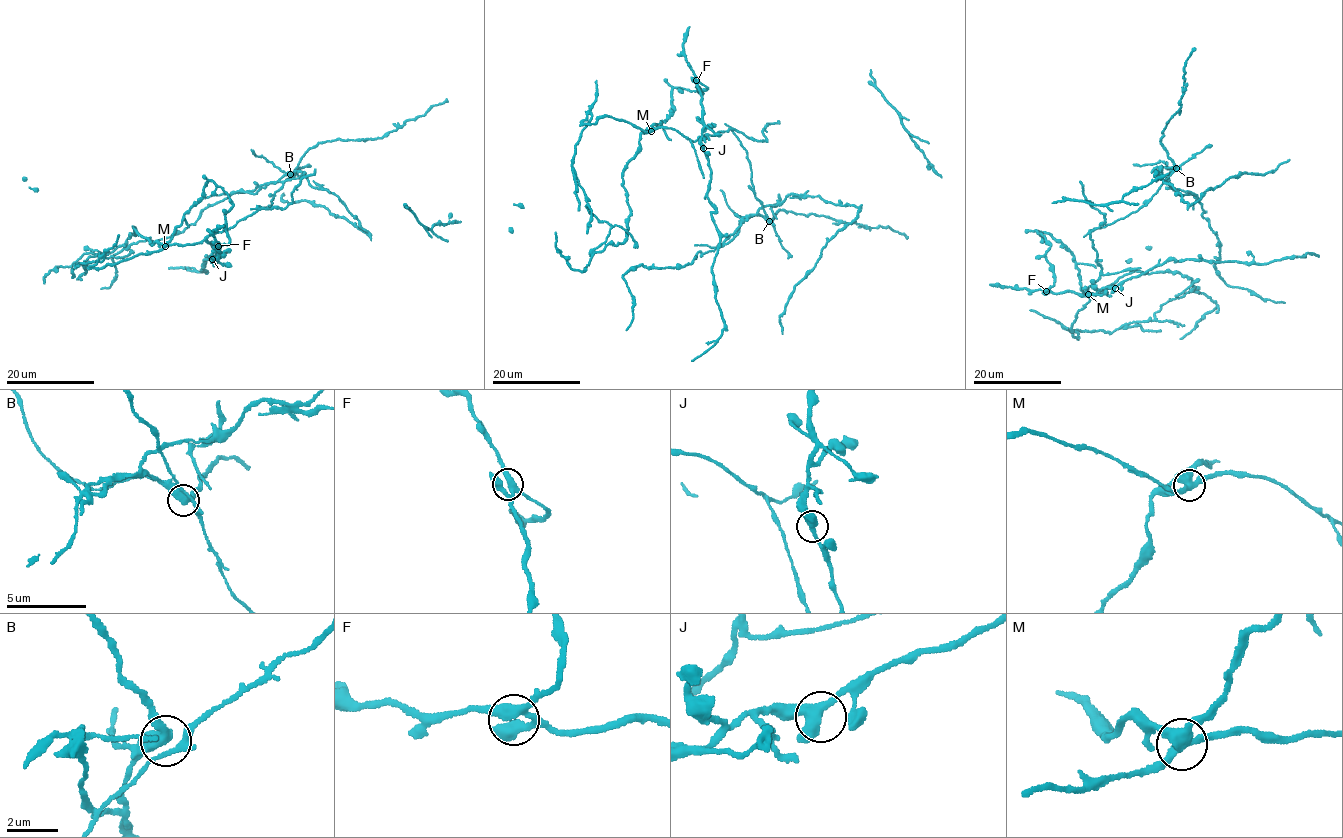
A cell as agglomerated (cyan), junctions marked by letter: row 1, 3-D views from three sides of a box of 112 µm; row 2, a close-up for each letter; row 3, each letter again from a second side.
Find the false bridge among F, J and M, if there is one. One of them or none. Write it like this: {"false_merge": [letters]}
{"false_merge": ["M"]}

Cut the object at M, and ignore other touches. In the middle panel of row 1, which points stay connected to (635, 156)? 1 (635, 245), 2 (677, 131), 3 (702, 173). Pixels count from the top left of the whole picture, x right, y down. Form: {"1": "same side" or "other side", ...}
{"1": "other side", "2": "other side", "3": "other side"}

